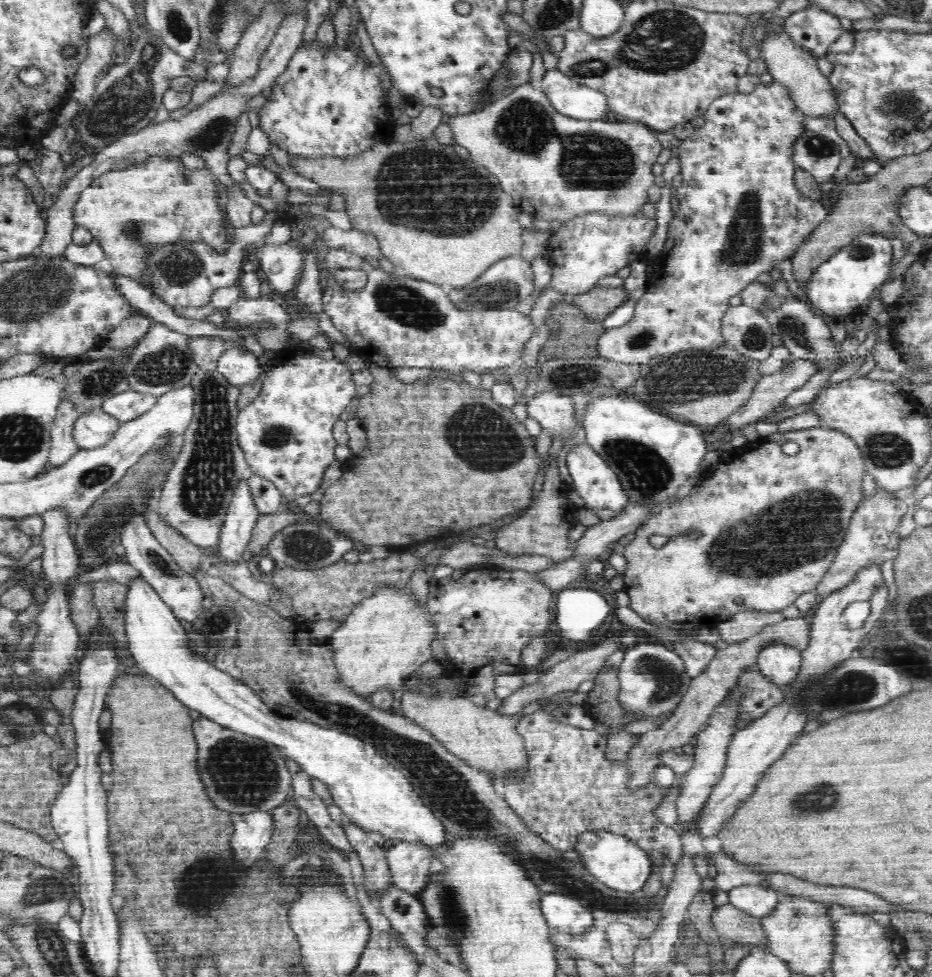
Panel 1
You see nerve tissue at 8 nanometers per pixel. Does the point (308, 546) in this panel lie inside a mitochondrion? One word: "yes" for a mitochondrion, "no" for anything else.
yes

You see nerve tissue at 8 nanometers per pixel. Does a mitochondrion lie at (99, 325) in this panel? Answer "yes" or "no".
no

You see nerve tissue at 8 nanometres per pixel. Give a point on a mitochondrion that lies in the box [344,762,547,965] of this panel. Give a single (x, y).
(452, 908)

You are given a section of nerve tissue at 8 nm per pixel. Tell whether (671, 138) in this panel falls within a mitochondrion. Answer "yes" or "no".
no

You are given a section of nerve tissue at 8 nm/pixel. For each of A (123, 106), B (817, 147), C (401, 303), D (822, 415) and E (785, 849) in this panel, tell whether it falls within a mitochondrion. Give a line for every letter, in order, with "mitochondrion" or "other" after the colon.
A: mitochondrion
B: mitochondrion
C: mitochondrion
D: other
E: other

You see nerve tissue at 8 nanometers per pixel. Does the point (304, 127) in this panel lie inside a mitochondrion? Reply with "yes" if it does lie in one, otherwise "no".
no

